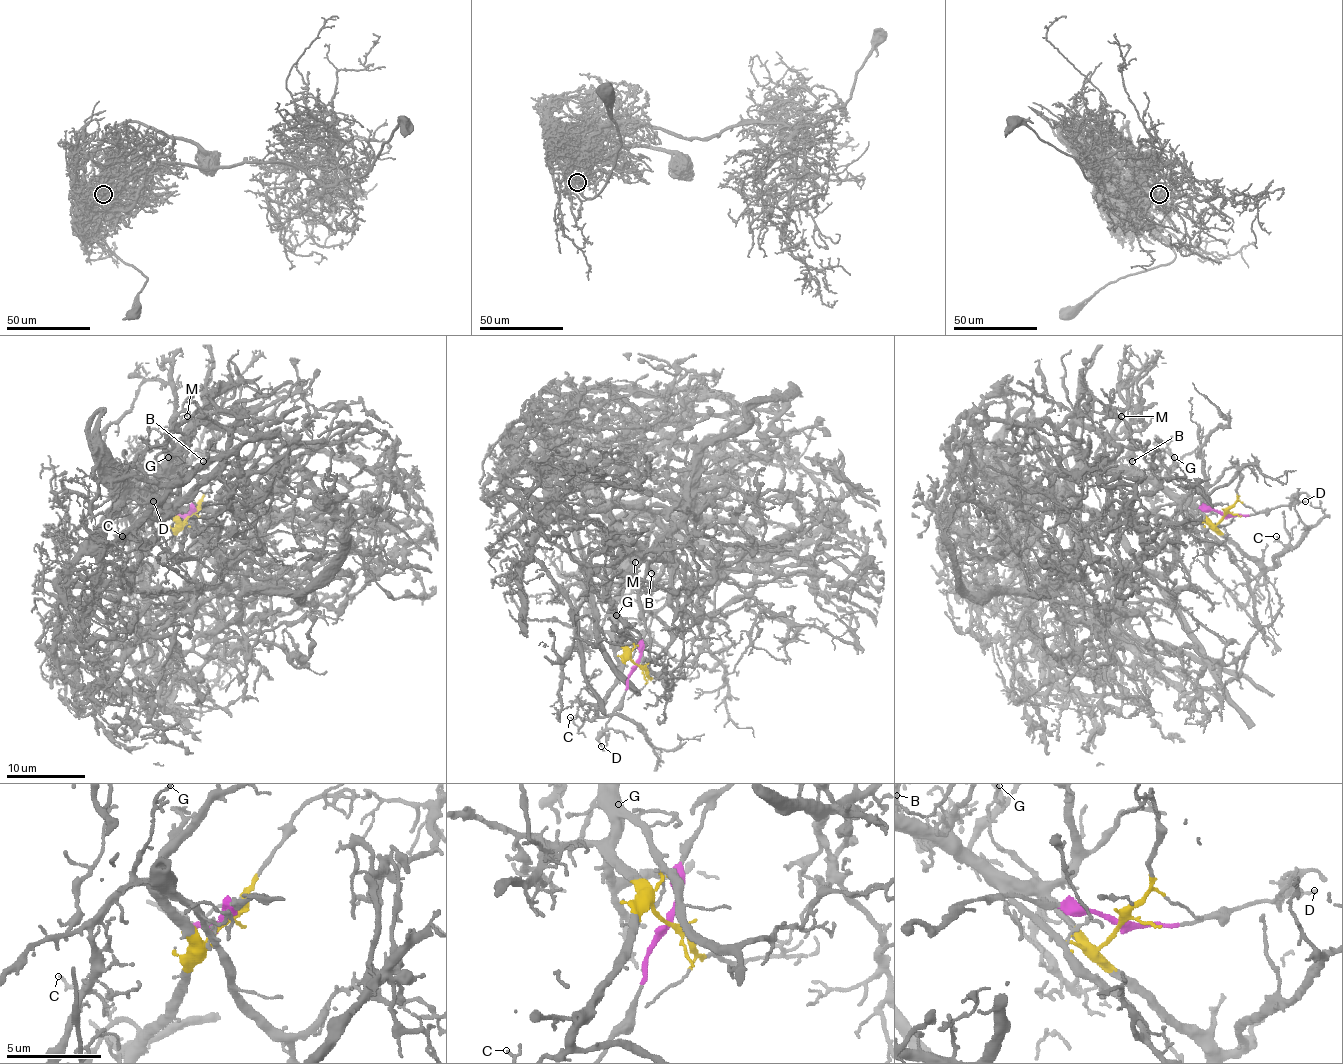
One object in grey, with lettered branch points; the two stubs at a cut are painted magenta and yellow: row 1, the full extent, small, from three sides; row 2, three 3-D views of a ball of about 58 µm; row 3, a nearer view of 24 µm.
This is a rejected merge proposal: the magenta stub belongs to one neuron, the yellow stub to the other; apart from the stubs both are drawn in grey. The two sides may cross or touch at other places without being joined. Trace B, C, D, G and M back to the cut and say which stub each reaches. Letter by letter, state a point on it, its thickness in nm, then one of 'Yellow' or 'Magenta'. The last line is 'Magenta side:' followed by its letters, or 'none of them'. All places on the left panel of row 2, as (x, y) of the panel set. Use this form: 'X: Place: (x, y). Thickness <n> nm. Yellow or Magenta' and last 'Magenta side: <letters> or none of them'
B: Place: (203, 461). Thickness 100 nm. Yellow
C: Place: (122, 536). Thickness 90 nm. Yellow
D: Place: (153, 501). Thickness 160 nm. Magenta
G: Place: (168, 457). Thickness 120 nm. Yellow
M: Place: (187, 416). Thickness 130 nm. Yellow
Magenta side: D

